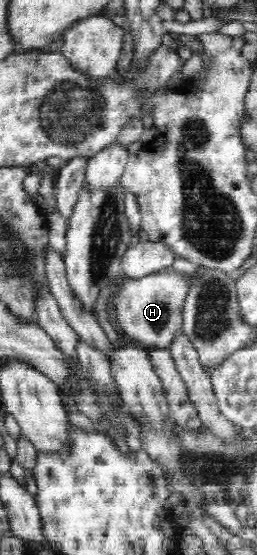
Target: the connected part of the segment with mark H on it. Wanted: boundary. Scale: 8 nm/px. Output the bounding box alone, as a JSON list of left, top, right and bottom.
[114,267,192,349]

